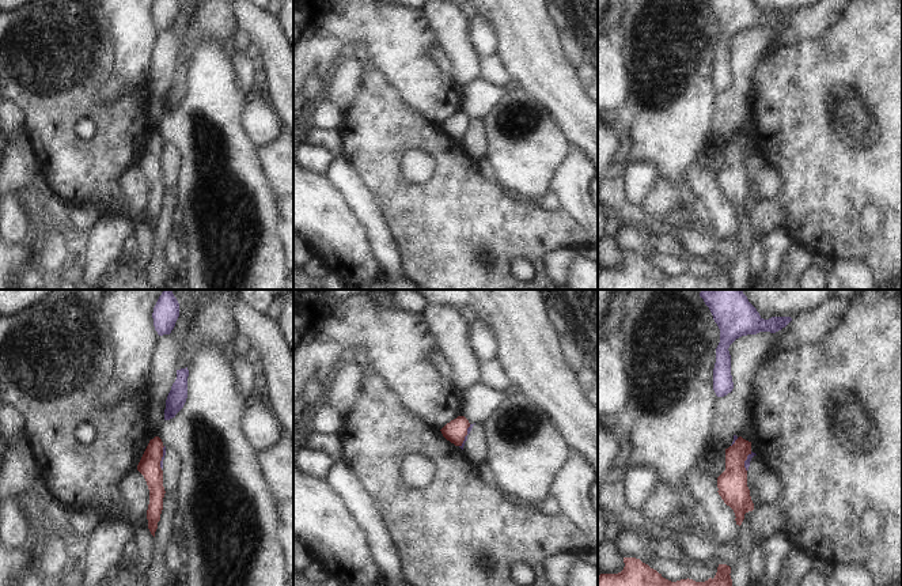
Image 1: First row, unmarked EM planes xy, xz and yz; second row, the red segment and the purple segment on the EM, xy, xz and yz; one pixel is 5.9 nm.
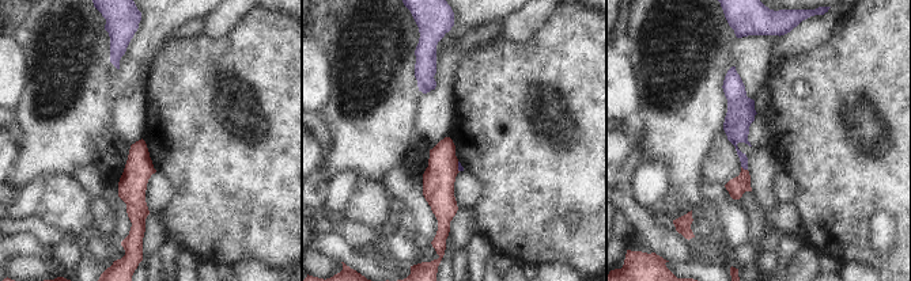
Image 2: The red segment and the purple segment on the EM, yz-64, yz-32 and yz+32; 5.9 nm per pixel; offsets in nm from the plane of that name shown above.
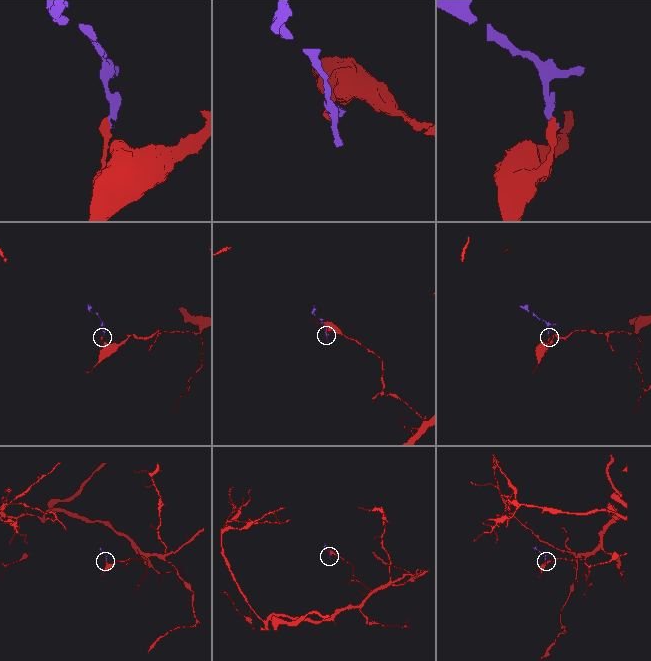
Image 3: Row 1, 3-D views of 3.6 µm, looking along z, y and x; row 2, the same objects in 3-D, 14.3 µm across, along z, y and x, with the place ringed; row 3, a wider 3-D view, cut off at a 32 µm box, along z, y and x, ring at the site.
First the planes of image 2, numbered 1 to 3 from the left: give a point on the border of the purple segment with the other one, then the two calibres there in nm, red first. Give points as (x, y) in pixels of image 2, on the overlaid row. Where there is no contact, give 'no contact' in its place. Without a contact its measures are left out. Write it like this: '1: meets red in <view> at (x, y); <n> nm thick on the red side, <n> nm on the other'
1: no contact
2: meets red in yz-32 at (457, 167); 190 nm thick on the red side, 30 nm on the other
3: meets red in yz+32 at (743, 169); 110 nm thick on the red side, 140 nm on the other

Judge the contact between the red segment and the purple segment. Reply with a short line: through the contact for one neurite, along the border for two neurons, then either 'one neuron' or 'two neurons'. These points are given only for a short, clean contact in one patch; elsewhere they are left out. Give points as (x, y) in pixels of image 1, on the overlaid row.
line xz (470, 424), (459, 446); two neurons

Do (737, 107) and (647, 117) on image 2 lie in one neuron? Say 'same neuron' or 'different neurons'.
different neurons

